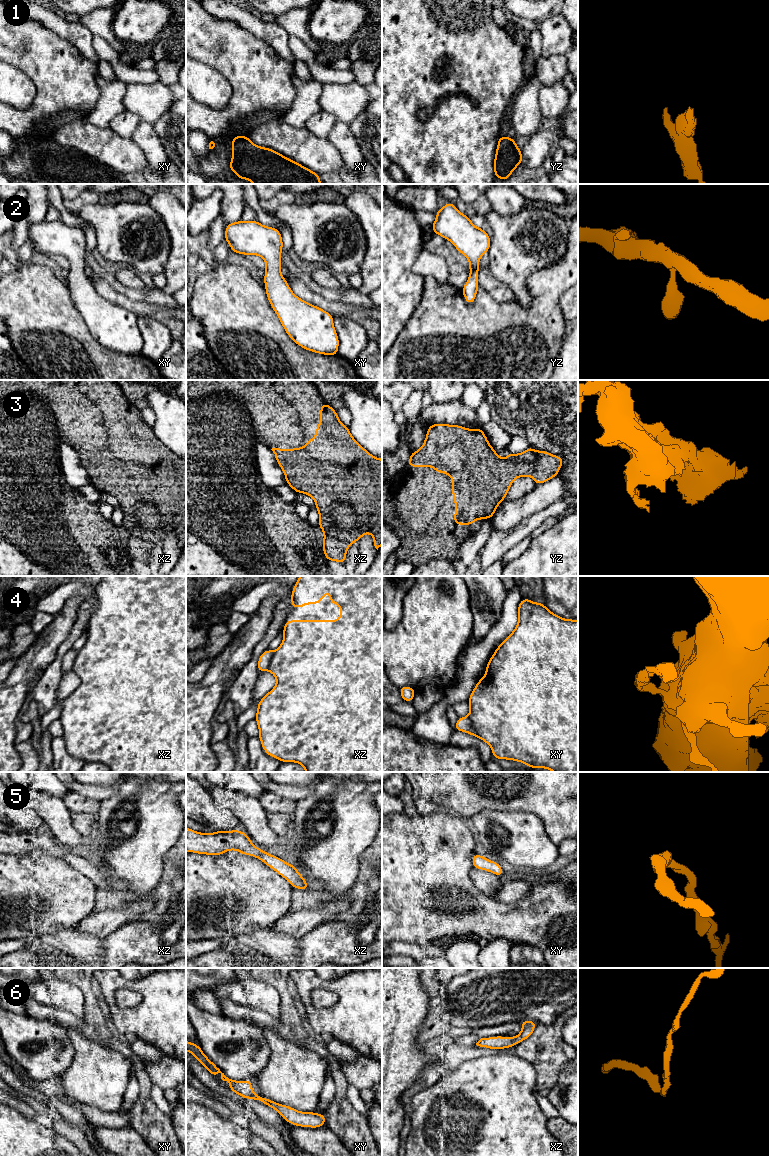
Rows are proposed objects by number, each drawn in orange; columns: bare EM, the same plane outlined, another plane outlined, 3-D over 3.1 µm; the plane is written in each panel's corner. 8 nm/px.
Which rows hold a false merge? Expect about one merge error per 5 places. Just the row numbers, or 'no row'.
4

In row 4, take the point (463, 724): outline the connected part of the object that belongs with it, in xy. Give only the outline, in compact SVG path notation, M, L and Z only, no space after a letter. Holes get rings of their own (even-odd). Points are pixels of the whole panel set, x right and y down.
M459 717L456 724L453 727L457 731L466 732L476 737L476 734L472 729L471 721L468 717Z

